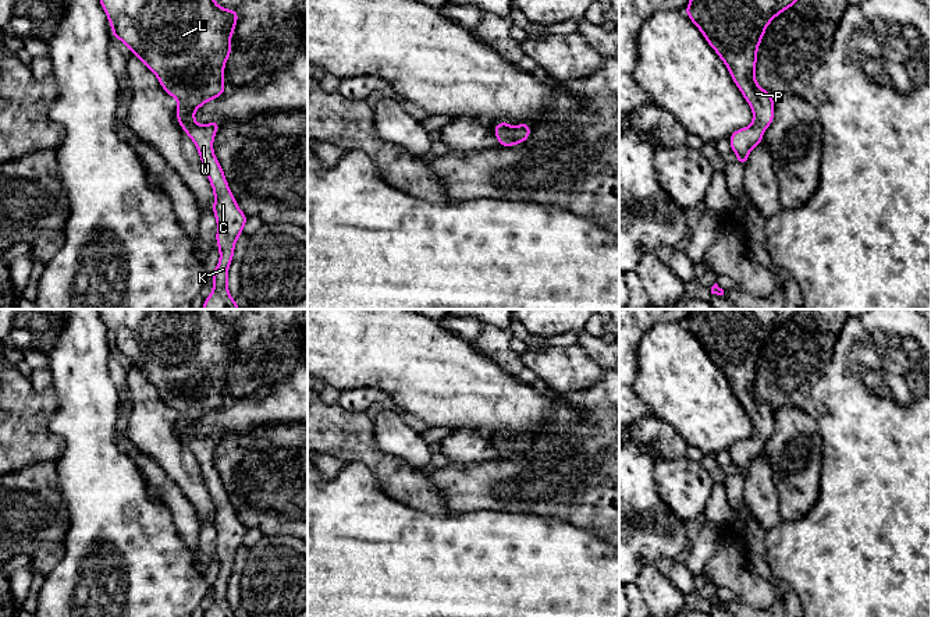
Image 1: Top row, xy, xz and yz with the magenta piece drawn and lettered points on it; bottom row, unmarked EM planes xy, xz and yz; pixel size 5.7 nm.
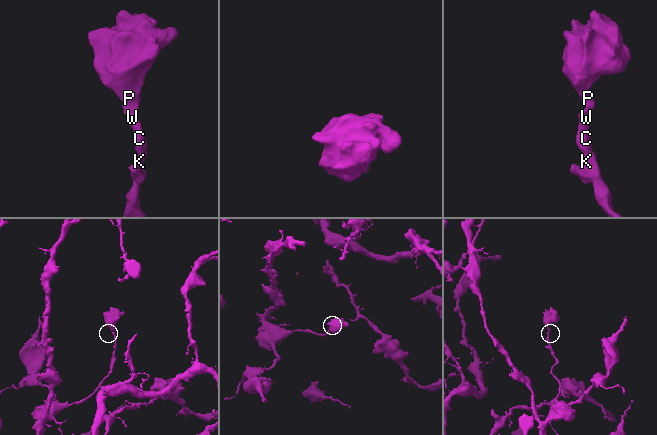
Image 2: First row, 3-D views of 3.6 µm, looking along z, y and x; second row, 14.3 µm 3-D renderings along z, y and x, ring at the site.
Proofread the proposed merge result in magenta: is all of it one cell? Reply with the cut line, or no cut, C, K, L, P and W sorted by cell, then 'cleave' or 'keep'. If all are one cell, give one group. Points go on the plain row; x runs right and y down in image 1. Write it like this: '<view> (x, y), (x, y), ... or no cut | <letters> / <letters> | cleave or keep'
no cut | C K L P W | keep

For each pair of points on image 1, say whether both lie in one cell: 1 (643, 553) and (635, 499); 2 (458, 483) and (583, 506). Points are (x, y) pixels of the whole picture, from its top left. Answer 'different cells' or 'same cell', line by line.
1: same cell
2: same cell

